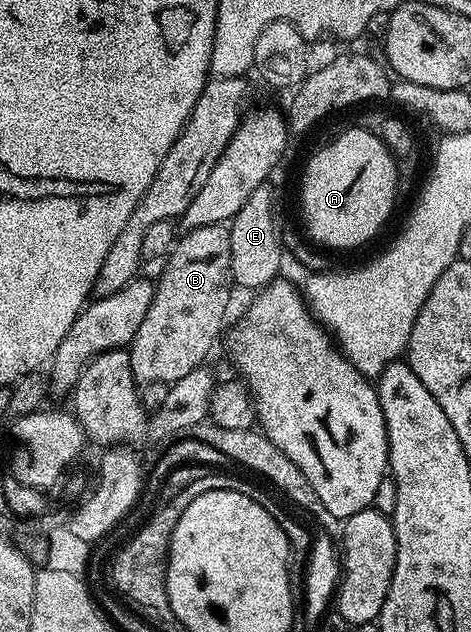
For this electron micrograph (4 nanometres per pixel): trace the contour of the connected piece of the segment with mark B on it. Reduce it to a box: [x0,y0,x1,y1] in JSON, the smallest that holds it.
[128,225,234,384]

